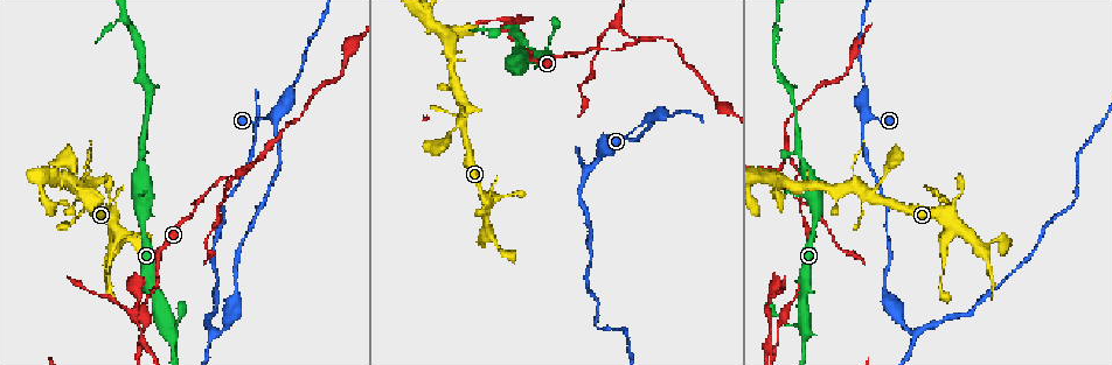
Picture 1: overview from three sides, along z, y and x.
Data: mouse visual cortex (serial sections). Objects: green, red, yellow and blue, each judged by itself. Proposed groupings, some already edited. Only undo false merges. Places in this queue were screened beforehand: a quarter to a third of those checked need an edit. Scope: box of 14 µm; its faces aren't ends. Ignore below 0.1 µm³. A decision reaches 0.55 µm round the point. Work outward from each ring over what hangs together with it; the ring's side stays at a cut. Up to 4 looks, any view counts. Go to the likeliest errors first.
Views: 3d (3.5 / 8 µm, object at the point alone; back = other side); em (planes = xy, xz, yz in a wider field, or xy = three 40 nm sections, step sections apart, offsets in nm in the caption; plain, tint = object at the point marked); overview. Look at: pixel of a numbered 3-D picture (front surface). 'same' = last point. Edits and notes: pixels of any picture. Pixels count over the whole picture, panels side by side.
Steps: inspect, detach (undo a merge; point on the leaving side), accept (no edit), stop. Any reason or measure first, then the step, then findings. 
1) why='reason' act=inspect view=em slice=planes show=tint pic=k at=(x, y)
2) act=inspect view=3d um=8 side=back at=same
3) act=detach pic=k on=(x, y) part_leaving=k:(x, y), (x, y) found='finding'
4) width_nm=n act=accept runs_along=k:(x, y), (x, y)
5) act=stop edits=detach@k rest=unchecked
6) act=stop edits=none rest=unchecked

why='two arms at a narrow angle' act=inspect view=3d um=3.5 pic=1 at=(141, 345)

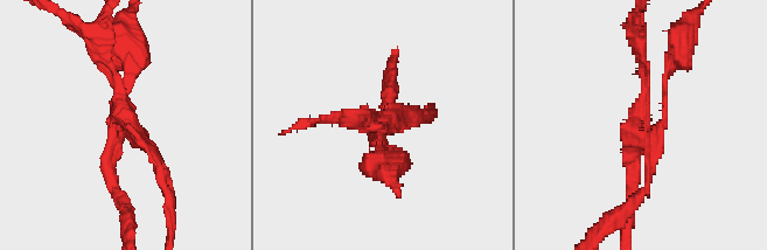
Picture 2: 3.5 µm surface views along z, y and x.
arms=4 arm_widths_nm=100,150,150,150 why='now the EM' act=inspect view=em slice=xy step=1 show=tint pic=2 at=(124, 127)

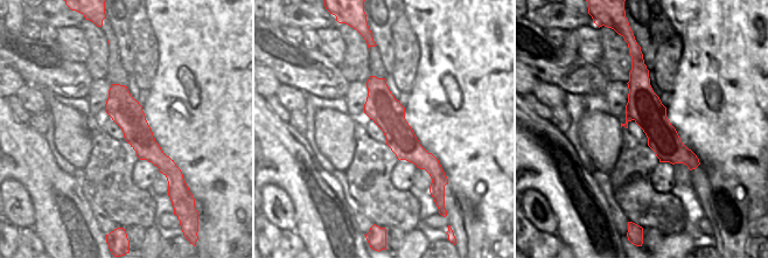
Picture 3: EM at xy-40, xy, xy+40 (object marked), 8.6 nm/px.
why='another direction' act=inspect view=em slice=xy step=5 show=tint at=same

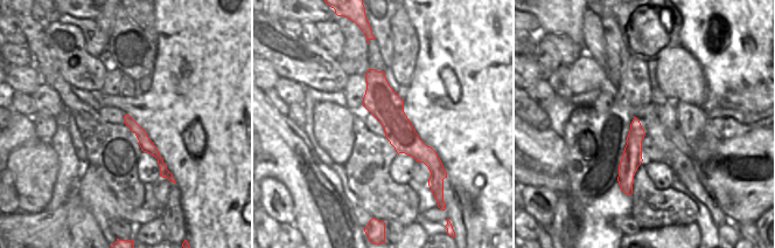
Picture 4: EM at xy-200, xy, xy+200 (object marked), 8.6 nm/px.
act=detach pic=2 on=(116, 77) part_leaving=2:(648, 129), (636, 35) found='a second cell is stuck on'

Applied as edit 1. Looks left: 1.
why='small branch off a trunk' act=inspect view=3d um=3.5 pic=1 at=(424, 21)

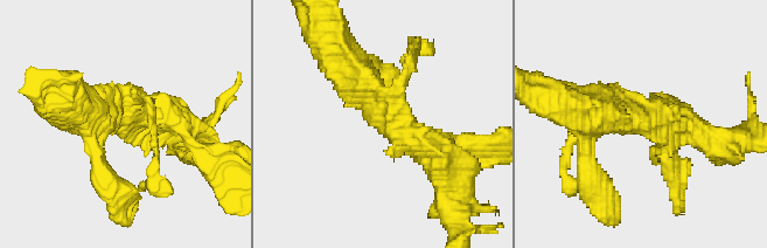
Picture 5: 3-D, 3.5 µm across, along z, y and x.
act=accept runs_along=5:(440, 163), (376, 107), (354, 61) found='continuous, no second cell'

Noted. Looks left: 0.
act=stop edits=detach@2 rest=unchecked

